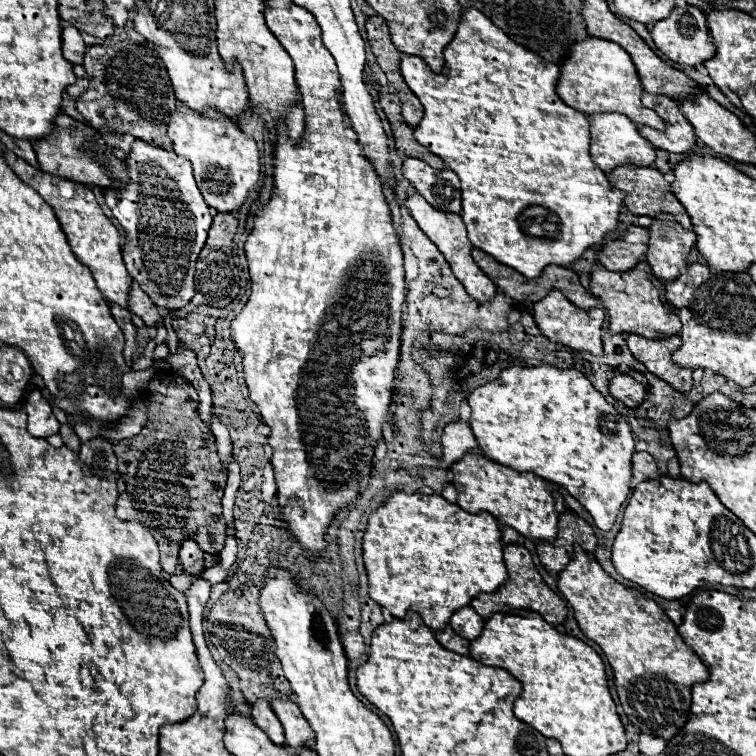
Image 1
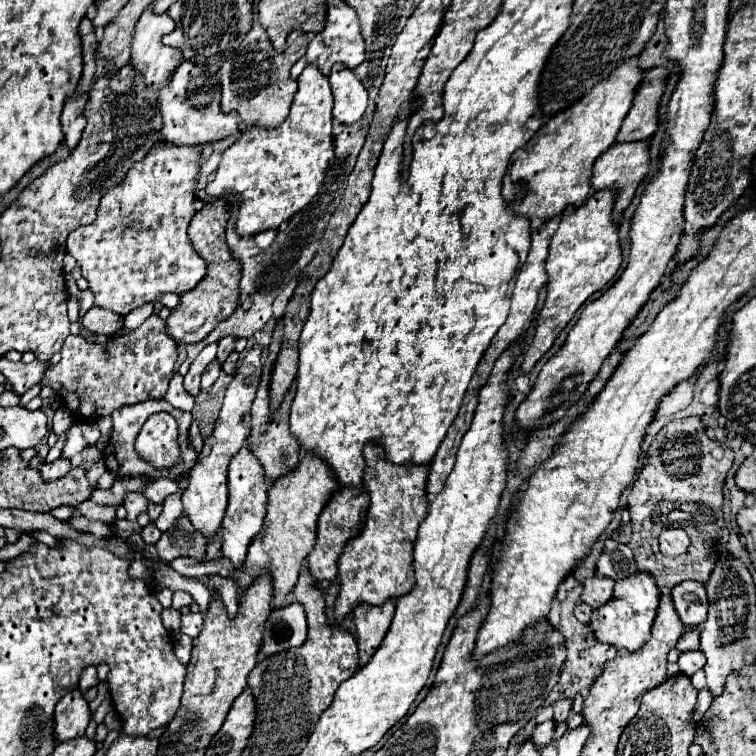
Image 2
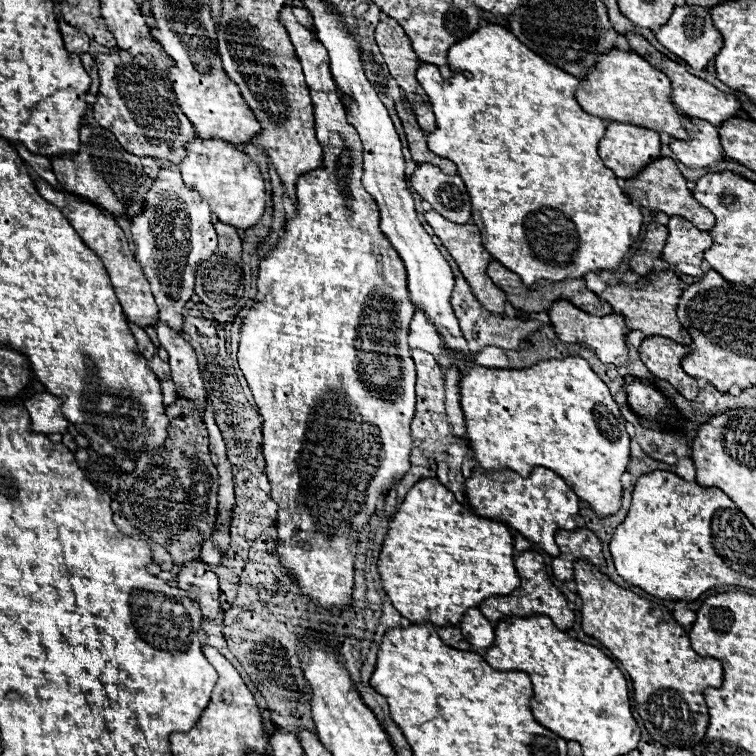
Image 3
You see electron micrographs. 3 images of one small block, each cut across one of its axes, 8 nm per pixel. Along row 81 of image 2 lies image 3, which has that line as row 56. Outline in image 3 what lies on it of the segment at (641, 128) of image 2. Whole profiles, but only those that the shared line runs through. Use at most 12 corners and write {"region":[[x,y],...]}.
{"region":[[640,34],[626,46],[664,72],[672,102],[684,114],[722,128],[742,112],[734,94],[720,92],[660,54]]}

